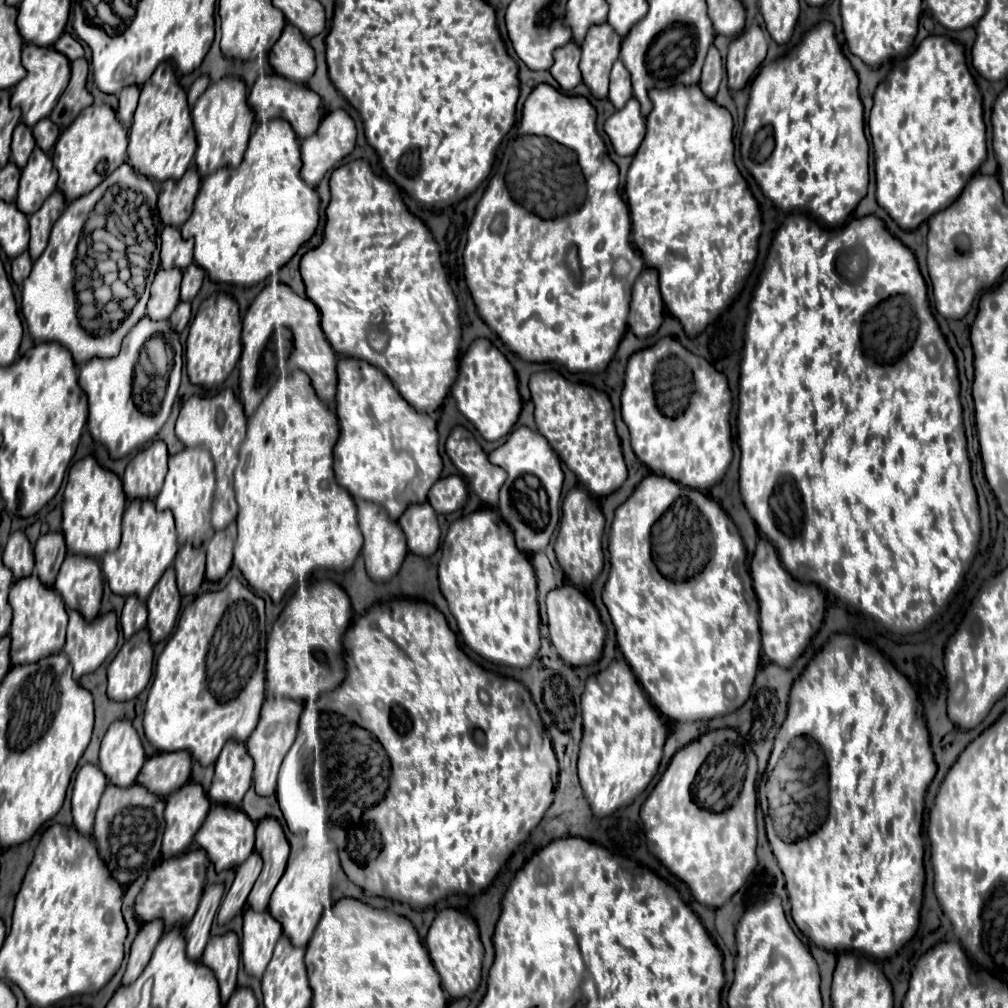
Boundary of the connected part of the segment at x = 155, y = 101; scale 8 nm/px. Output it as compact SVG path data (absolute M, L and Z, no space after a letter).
M170 61L160 63L148 83L142 87L140 103L134 113L134 123L128 139L130 165L136 169L136 173L148 177L150 181L178 181L192 165L192 157L196 151L196 135L192 127L190 105L186 99L186 91L180 87Z

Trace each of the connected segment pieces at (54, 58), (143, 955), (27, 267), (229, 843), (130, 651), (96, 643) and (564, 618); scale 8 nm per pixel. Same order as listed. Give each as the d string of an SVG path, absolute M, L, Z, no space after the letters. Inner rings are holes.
M24 45L22 67L26 69L26 77L12 89L12 107L20 107L22 123L34 127L38 121L46 119L52 113L60 95L64 93L70 79L70 61L52 47L44 49L38 45Z
M152 921L142 925L140 933L136 935L132 947L130 947L130 955L128 955L128 965L122 977L122 985L132 985L132 981L136 981L136 977L140 977L140 973L144 971L144 967L148 965L152 951L158 943L158 939L164 933L164 925L162 921Z
M22 253L12 261L12 279L16 285L22 285L24 277L28 277L30 271L32 271L32 259L28 253Z
M212 805L204 825L196 833L196 845L206 851L216 871L226 871L234 869L236 865L242 865L254 853L254 841L256 841L256 825L252 825L250 817L240 809L226 805Z
M146 629L128 639L108 665L108 697L112 701L136 699L152 677L154 651Z
M70 611L68 615L70 623L64 653L74 669L74 679L78 681L82 675L96 671L112 653L118 639L116 615L100 615L92 623L88 623L78 611Z
M562 585L548 593L546 597L548 607L548 629L550 629L550 643L554 645L558 657L570 667L586 667L596 663L602 657L604 647L604 625L594 603L574 585Z

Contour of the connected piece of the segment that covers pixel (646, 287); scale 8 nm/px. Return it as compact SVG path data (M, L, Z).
M644 269L632 289L628 329L640 337L652 337L664 319L664 303L654 269Z

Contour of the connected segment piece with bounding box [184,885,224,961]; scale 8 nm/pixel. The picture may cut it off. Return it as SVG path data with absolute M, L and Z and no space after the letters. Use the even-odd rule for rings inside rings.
M222 885L206 887L194 919L184 929L184 937L186 937L186 945L188 945L186 951L188 951L188 957L192 957L192 961L200 961L200 957L206 949L206 943L210 939L210 927L212 927L216 911L220 907L222 895L224 895Z

